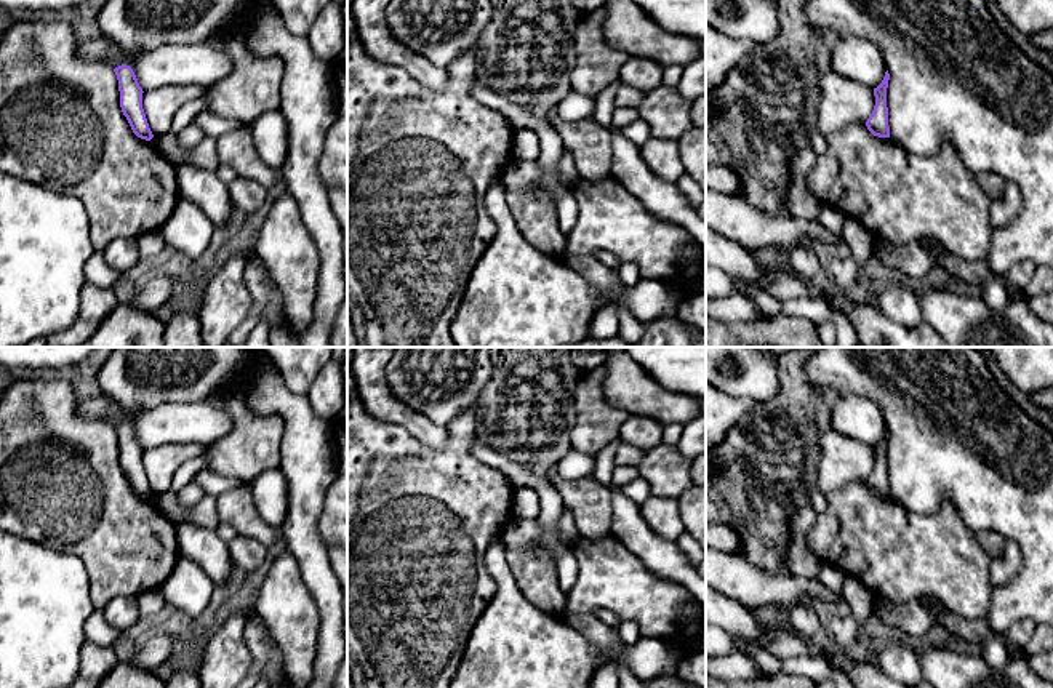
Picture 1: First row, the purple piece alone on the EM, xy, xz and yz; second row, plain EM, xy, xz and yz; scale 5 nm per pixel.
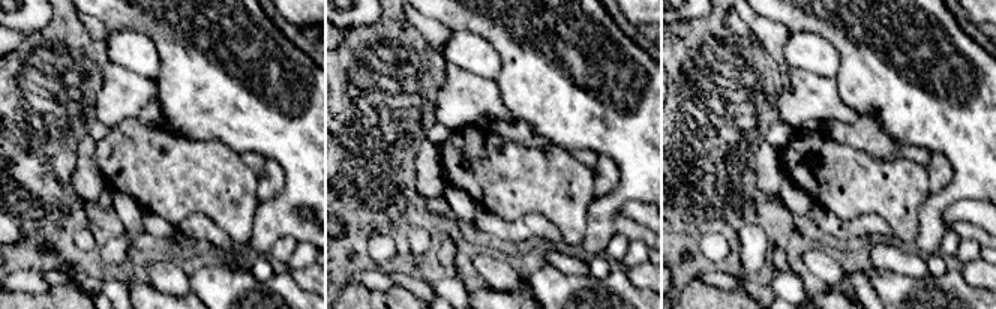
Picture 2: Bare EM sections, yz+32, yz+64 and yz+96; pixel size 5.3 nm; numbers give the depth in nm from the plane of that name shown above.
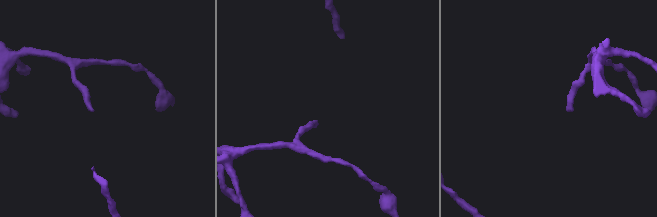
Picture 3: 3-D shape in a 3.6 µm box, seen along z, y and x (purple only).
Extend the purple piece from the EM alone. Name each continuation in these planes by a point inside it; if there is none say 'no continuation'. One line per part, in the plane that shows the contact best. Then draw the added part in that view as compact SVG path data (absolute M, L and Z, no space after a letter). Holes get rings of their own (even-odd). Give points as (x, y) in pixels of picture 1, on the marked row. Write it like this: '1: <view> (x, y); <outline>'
no continuation

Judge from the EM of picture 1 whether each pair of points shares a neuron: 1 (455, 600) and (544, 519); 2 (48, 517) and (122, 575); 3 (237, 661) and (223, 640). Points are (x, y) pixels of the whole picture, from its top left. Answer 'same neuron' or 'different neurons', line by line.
1: different neurons
2: same neuron
3: same neuron

